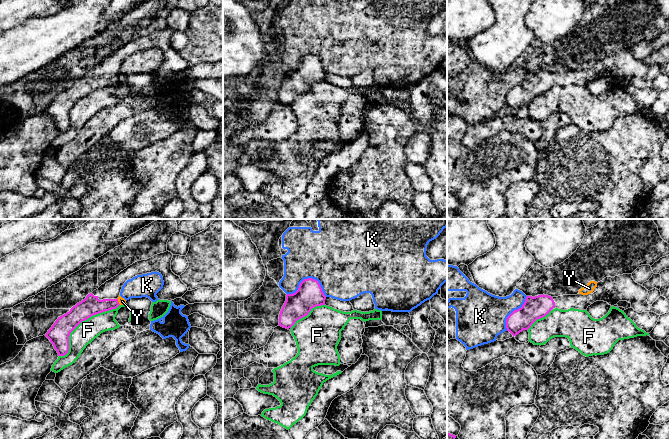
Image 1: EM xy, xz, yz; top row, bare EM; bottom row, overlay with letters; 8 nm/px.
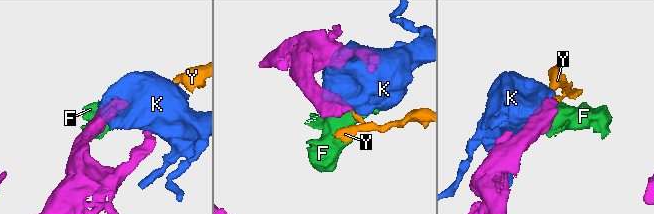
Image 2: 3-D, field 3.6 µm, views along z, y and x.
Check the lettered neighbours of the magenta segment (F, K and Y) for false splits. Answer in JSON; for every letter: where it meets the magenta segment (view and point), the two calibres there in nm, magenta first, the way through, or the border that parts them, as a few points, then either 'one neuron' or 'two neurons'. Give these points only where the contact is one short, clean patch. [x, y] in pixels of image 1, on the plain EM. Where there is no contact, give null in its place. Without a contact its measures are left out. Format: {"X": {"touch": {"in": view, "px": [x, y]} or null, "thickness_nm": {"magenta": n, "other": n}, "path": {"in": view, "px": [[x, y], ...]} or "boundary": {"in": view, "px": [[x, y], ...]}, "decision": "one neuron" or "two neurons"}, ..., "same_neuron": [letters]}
{"F": {"touch": {"in": "xy", "px": [81, 97]}, "thickness_nm": {"magenta": 170, "other": 170}, "decision": "two neurons"}, "K": {"touch": {"in": "xz", "px": [308, 54]}, "thickness_nm": {"magenta": 200, "other": 440}, "decision": "two neurons"}, "Y": {"touch": {"in": "xy", "px": [117, 77]}, "thickness_nm": {"magenta": 160, "other": 60}, "boundary": {"in": "xy", "px": [[117, 74], [120, 80]]}, "decision": "two neurons"}, "same_neuron": []}

